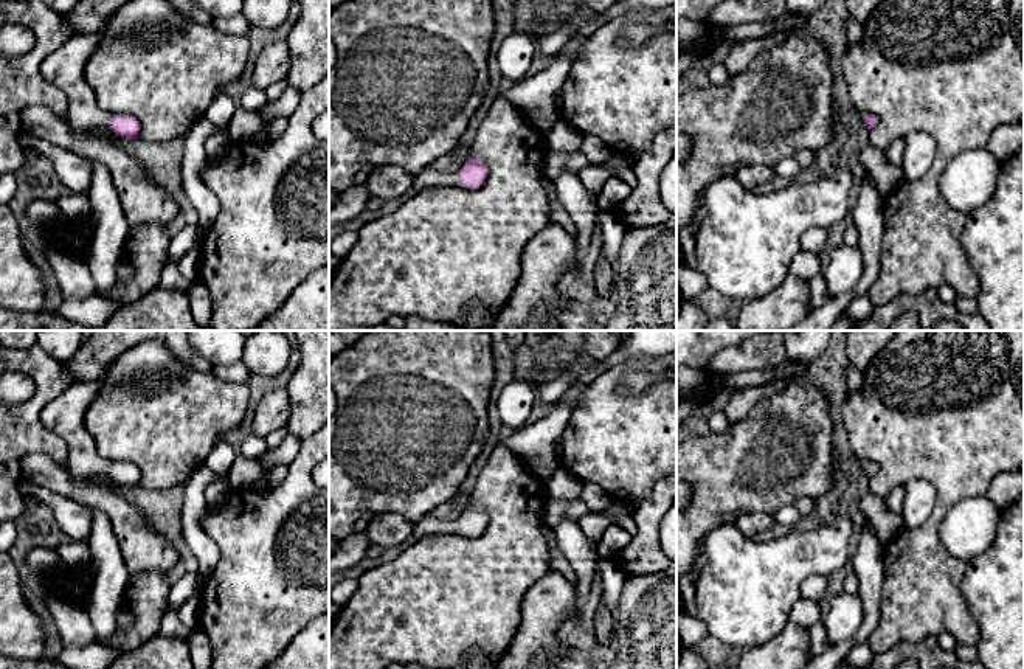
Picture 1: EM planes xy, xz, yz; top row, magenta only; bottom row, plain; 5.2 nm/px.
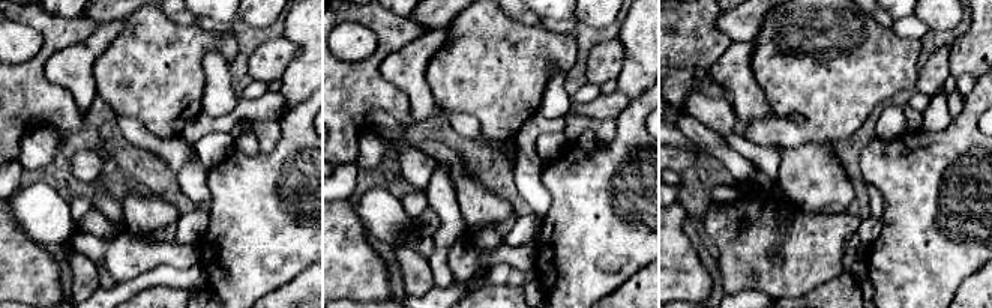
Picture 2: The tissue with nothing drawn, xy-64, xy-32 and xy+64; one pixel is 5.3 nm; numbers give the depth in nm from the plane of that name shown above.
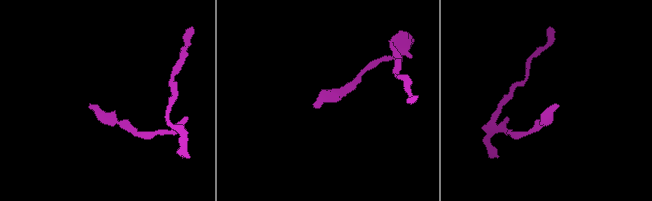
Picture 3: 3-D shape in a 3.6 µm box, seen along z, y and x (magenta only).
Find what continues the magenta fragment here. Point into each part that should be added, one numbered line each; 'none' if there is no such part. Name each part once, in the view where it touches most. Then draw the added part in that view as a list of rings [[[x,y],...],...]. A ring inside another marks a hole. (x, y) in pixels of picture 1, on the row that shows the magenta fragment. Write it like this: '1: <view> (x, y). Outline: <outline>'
1: xy (65, 67). Outline: [[[99,31],[74,36],[40,64],[43,79],[67,96],[65,121],[73,132],[107,127],[110,123],[110,113],[98,106],[96,96],[85,79],[87,61],[99,39]]]

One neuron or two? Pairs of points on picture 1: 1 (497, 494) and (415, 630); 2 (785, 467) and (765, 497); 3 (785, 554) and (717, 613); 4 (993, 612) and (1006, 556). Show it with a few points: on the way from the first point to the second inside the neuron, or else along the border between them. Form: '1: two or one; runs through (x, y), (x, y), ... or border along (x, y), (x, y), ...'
1: one; runs through (497, 528), (497, 548), (449, 596)
2: one; runs through (778, 475), (765, 489)
3: one; runs through (768, 571), (734, 598)
4: one; runs through (1006, 598), (1006, 570)

